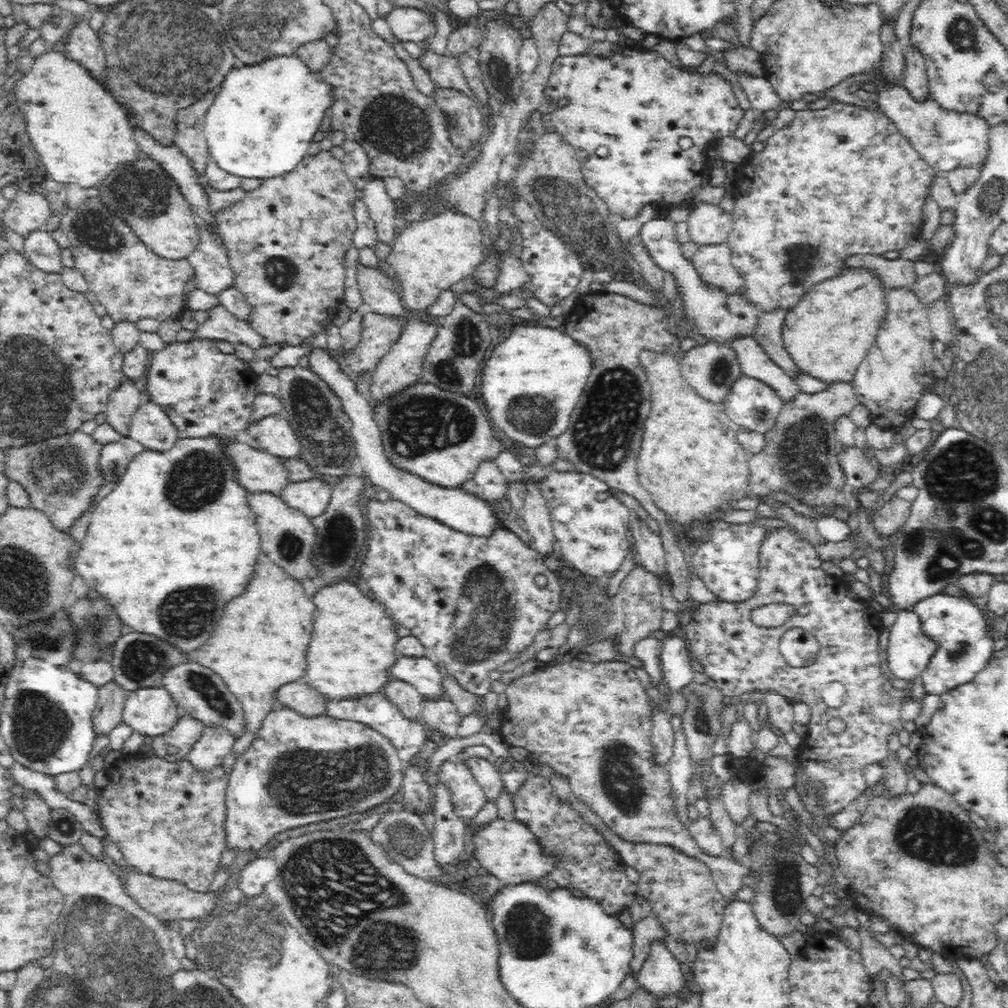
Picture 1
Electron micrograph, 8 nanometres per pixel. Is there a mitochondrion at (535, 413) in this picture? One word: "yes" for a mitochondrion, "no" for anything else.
yes

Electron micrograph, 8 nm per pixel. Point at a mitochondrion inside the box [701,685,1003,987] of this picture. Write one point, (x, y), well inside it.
(950, 842)

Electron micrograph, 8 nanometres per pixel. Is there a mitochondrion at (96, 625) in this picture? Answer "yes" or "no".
yes

